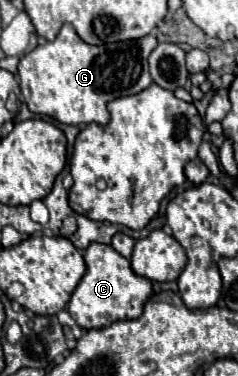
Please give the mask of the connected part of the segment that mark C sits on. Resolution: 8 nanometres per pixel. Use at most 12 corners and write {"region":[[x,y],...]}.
{"region":[[108,244],[84,252],[68,302],[82,330],[142,314],[152,282]]}

